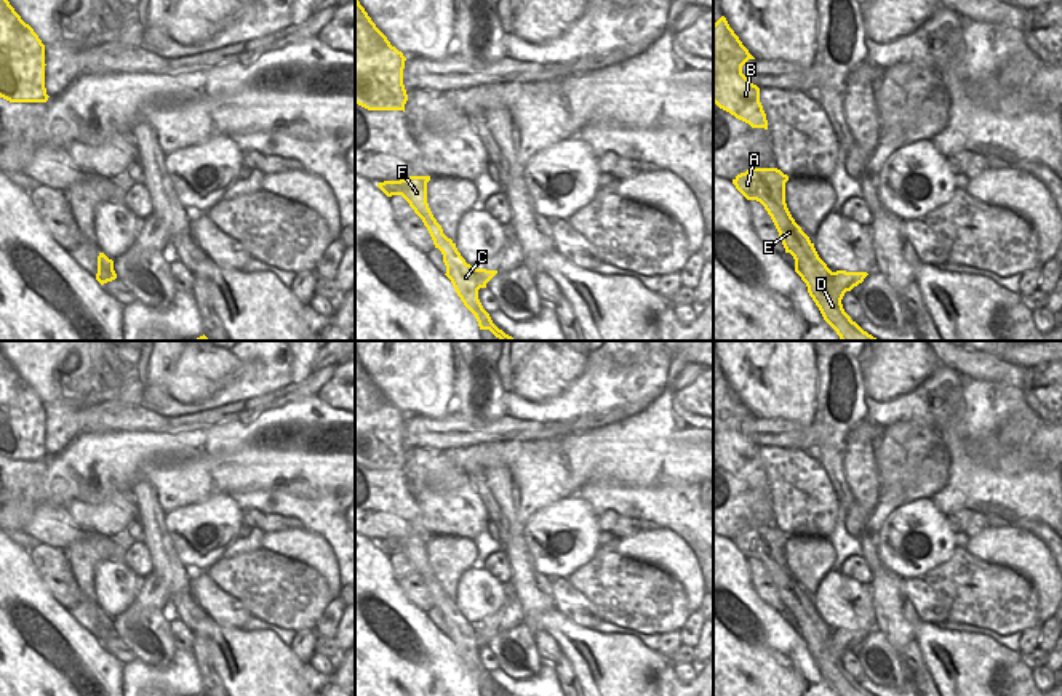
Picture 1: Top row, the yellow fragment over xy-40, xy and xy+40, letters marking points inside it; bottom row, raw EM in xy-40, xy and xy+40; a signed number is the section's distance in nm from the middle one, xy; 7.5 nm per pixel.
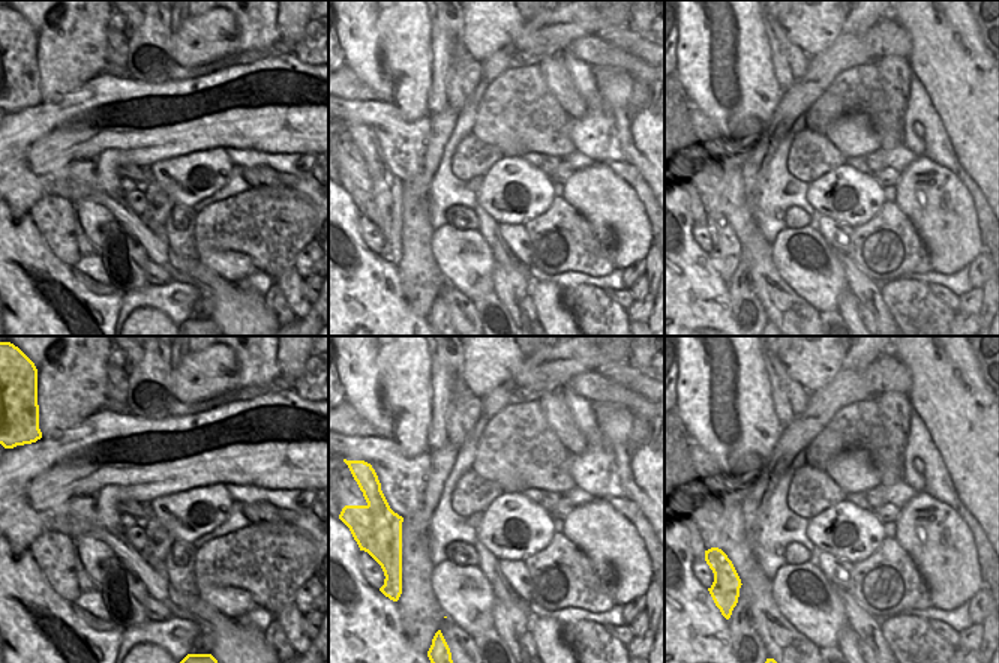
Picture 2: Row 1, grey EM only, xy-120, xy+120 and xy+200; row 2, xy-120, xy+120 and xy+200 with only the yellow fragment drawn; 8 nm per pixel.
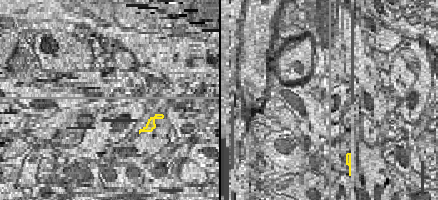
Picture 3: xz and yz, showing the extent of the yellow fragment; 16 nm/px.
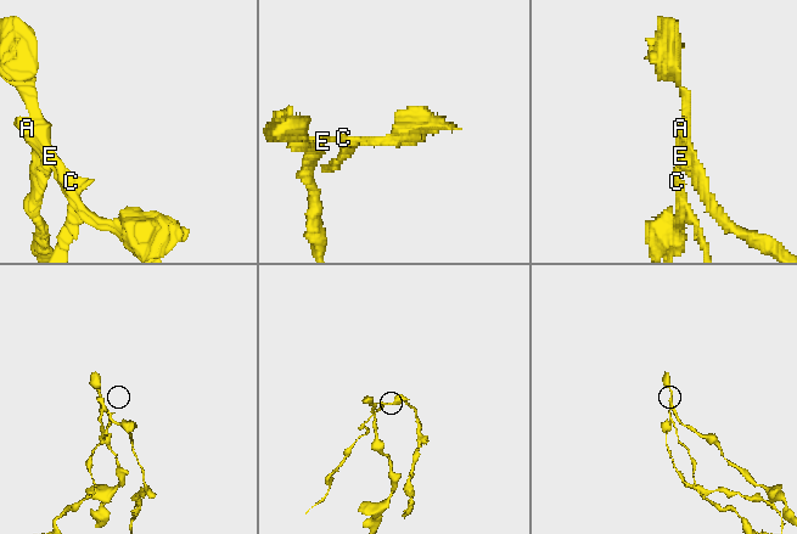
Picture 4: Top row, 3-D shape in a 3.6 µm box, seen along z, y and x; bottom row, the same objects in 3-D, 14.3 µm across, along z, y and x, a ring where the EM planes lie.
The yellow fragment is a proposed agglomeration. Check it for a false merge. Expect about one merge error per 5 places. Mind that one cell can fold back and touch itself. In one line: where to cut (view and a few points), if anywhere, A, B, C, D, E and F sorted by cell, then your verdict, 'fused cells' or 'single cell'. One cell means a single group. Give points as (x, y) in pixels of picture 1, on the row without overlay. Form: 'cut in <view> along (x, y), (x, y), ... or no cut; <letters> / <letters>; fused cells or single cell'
cut in xy+40 along (802, 589), (797, 604), (789, 610); A B E F / C D; fused cells

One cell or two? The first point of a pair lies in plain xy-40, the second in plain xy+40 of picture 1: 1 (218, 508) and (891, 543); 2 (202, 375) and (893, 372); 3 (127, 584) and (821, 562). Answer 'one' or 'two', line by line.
1: one
2: one
3: two

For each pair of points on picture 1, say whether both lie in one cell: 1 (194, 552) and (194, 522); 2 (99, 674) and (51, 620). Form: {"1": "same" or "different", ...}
{"1": "same", "2": "same"}

